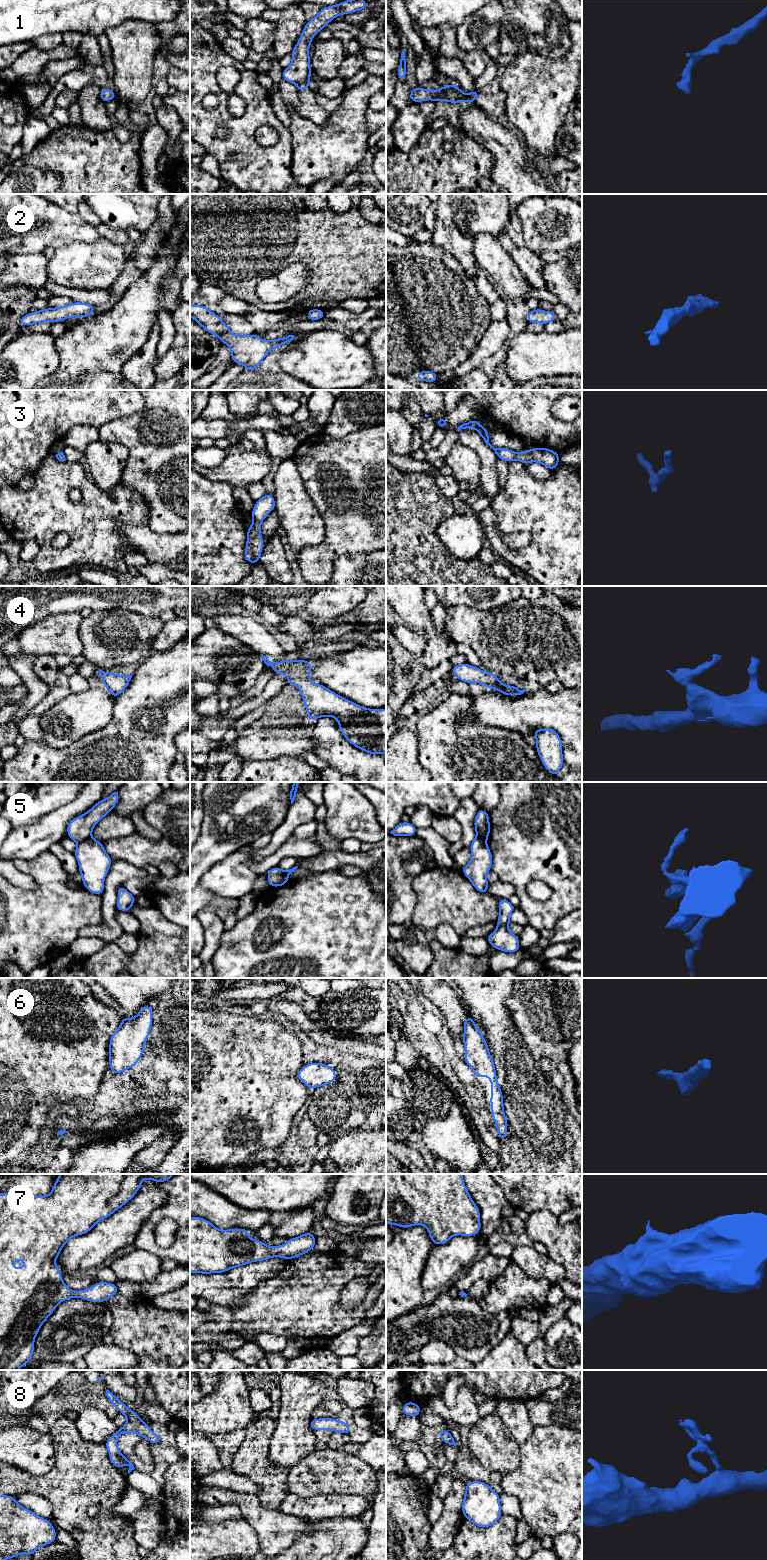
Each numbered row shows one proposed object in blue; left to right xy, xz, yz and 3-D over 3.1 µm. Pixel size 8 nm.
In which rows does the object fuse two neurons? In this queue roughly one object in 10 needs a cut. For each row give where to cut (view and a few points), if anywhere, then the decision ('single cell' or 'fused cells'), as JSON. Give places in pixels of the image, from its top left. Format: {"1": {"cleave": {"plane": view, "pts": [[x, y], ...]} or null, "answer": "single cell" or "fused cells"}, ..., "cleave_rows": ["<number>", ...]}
{"1": {"cleave": null, "answer": "single cell"}, "2": {"cleave": null, "answer": "single cell"}, "3": {"cleave": null, "answer": "single cell"}, "4": {"cleave": null, "answer": "single cell"}, "5": {"cleave": {"plane": "xy", "pts": [[91, 837], [78, 843]]}, "answer": "fused cells"}, "6": {"cleave": null, "answer": "single cell"}, "7": {"cleave": null, "answer": "single cell"}, "8": {"cleave": null, "answer": "single cell"}, "cleave_rows": ["5"]}

